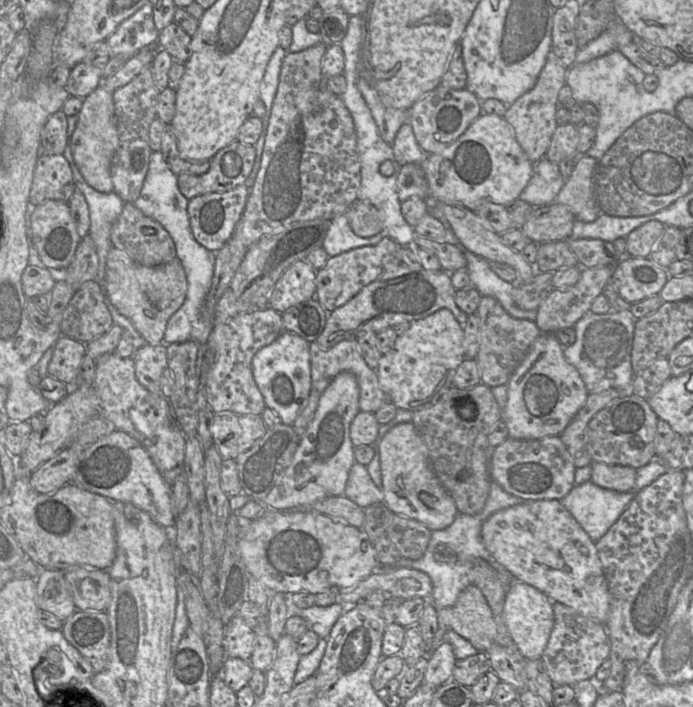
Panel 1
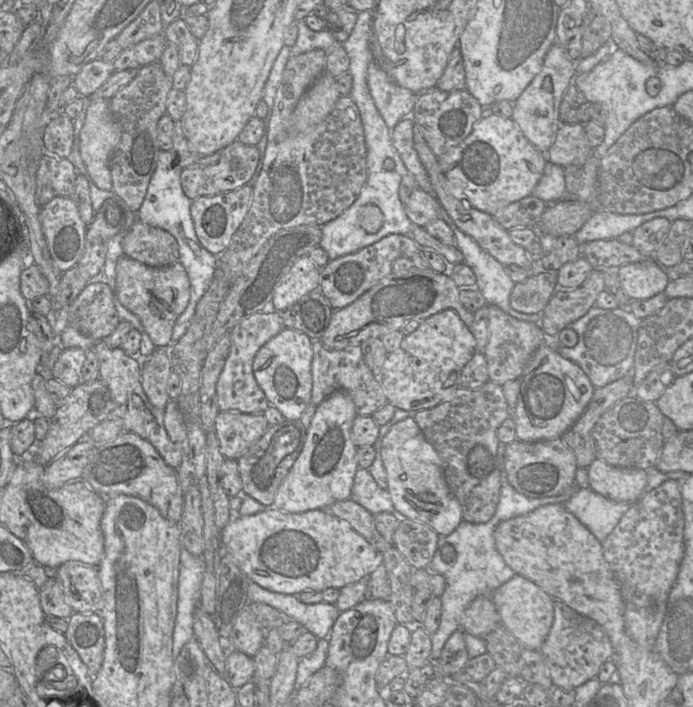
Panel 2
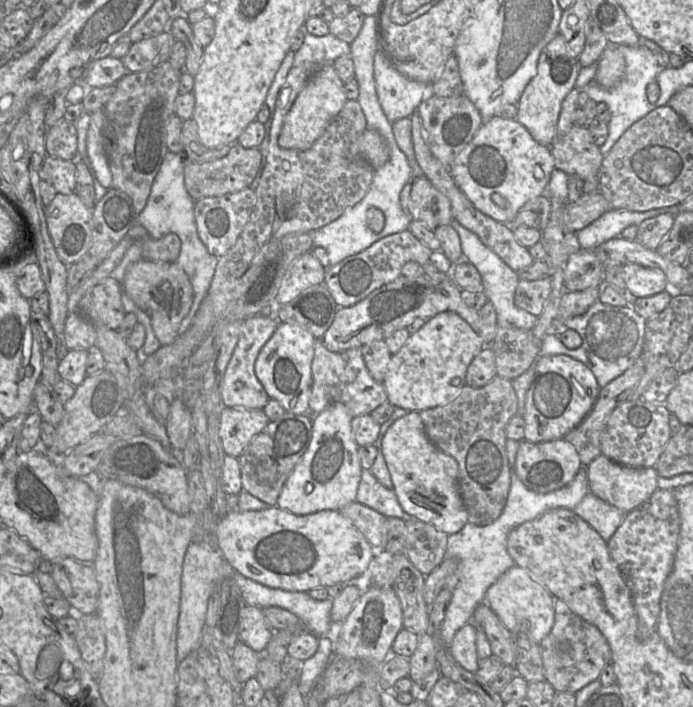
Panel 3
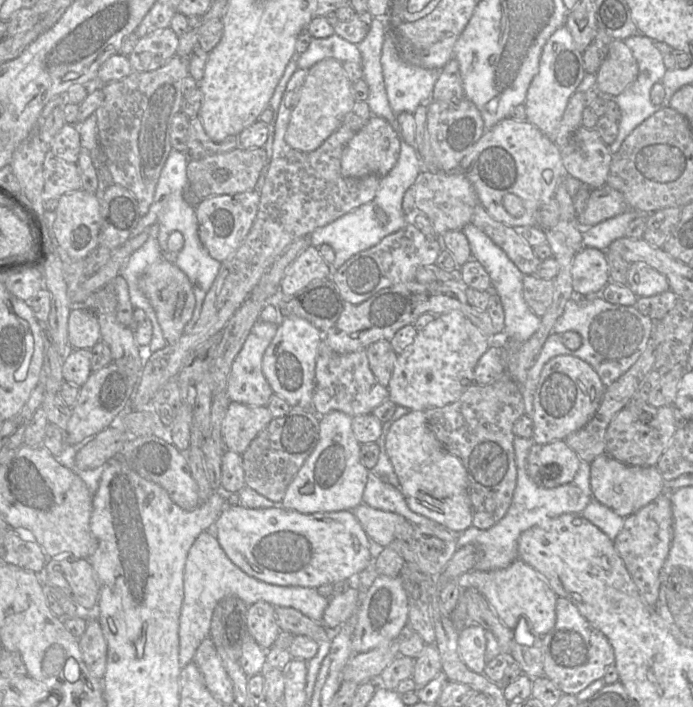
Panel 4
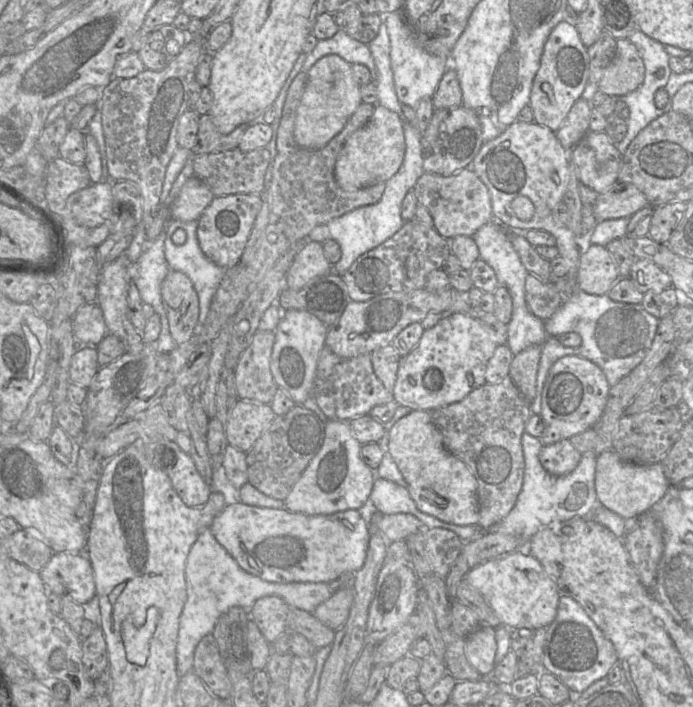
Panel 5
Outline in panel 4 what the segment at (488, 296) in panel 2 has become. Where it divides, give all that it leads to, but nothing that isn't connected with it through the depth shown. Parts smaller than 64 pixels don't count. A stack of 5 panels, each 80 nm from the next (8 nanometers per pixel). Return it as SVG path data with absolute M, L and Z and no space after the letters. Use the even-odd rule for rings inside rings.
M469 223L462 229L462 232L469 241L472 258L478 260L489 274L491 291L495 292L501 299L505 314L504 333L509 339L513 339L518 343L526 342L538 330L541 317L537 316L524 300L524 274L510 260L507 254L478 227Z

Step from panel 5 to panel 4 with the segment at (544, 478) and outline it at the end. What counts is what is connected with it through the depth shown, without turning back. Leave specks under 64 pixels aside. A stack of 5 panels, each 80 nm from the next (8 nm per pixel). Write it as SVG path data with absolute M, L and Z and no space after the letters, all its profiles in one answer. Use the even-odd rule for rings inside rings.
M515 436L517 484L512 503L505 516L489 529L482 530L472 525L457 537L458 548L468 544L472 544L477 548L477 561L472 570L494 571L508 567L519 558L518 539L524 531L562 514L582 513L593 499L590 485L590 463L586 461L581 461L579 469L570 483L555 488L538 486L527 473L527 457L534 444L532 438Z

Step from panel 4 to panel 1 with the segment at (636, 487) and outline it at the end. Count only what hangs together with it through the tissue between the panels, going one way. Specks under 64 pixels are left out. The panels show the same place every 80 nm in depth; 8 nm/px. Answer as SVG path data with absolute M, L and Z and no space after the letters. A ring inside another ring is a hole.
M592 462L591 481L604 489L627 492L636 481L637 469L621 465Z

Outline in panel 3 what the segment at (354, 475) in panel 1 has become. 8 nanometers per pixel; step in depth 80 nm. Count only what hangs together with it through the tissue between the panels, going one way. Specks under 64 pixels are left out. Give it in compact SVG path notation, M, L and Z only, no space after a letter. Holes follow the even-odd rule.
M368 469L362 470L356 501L386 517L397 517L404 521L418 520L403 510L395 491L383 486Z

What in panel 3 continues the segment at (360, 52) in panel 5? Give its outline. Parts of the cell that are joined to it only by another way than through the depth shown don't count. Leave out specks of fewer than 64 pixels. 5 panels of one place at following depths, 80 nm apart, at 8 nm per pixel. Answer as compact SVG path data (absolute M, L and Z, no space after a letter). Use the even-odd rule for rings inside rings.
M304 24L299 30L304 34L304 41L300 49L295 52L293 66L305 65L304 63L332 64L340 56L350 56L350 44L334 35L329 33L325 36L312 35Z

